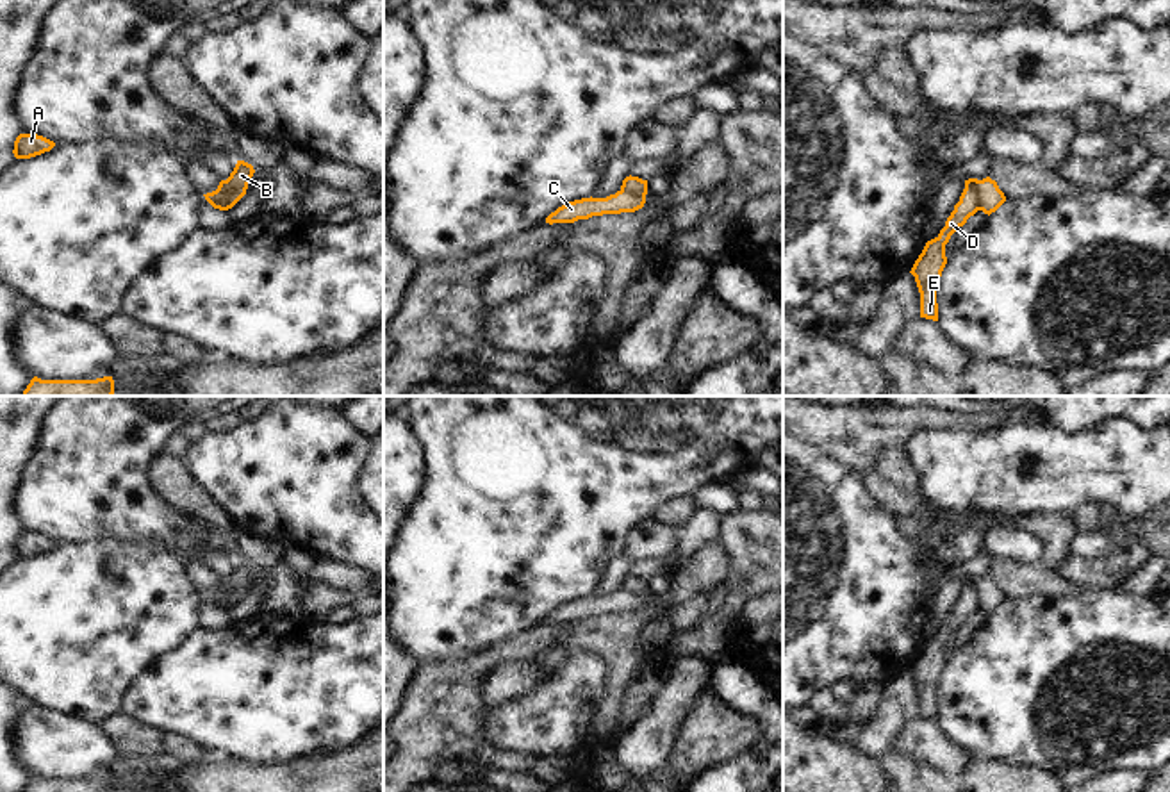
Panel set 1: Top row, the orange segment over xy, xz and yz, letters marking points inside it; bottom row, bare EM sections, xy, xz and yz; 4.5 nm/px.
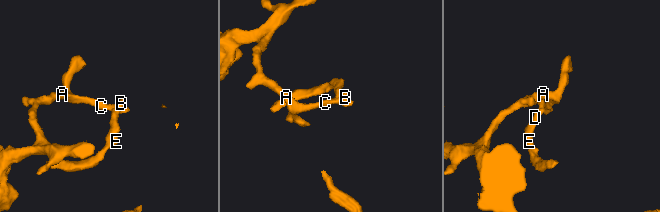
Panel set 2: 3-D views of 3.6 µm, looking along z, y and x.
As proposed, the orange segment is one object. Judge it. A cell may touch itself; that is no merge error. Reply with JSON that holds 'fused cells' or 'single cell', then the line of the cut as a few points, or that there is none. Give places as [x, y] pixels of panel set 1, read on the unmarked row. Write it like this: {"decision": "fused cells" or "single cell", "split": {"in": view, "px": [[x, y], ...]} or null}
{"decision": "fused cells", "split": {"in": "yz", "px": [[978, 580], [981, 609]]}}

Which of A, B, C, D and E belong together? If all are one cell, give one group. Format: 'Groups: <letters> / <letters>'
Groups: A C / B D E.

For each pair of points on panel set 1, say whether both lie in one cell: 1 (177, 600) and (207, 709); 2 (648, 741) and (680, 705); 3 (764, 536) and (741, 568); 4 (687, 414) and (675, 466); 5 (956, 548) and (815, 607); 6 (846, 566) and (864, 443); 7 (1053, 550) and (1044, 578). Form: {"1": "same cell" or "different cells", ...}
{"1": "different cells", "2": "same cell", "3": "same cell", "4": "same cell", "5": "same cell", "6": "different cells", "7": "different cells"}

